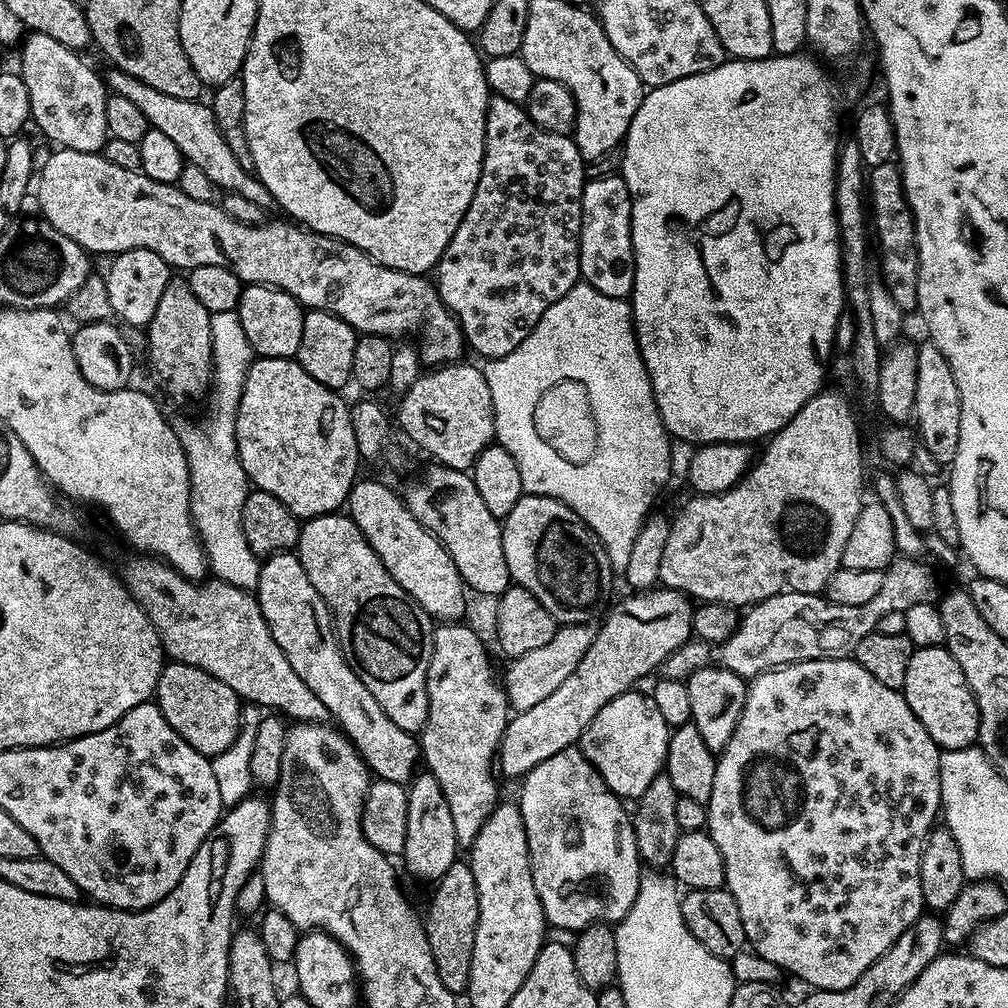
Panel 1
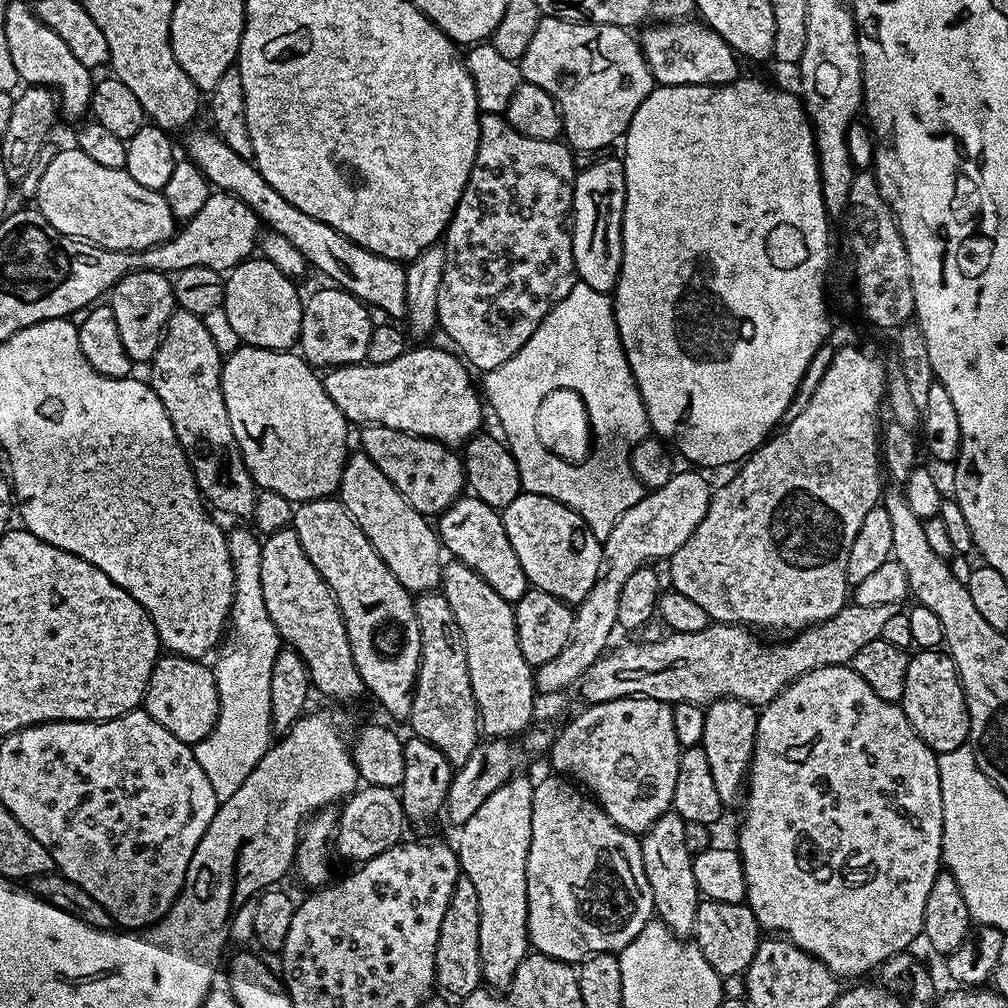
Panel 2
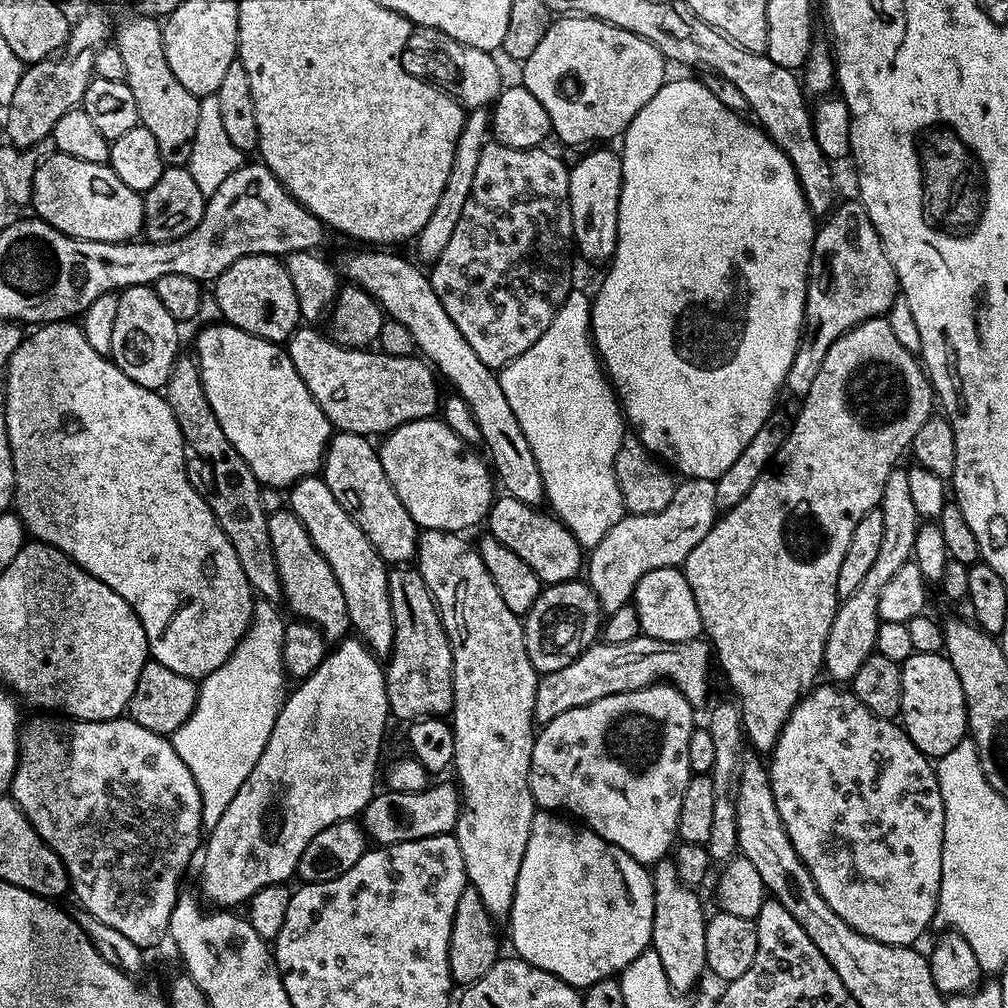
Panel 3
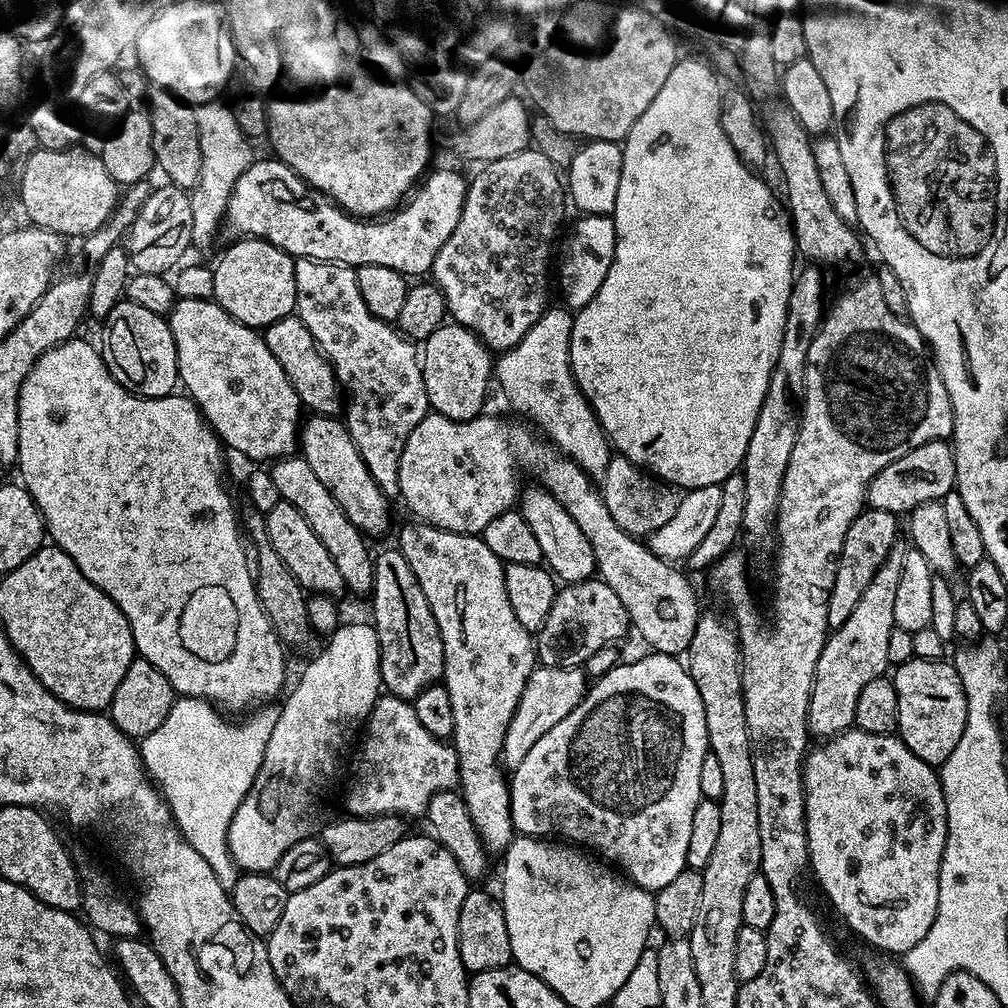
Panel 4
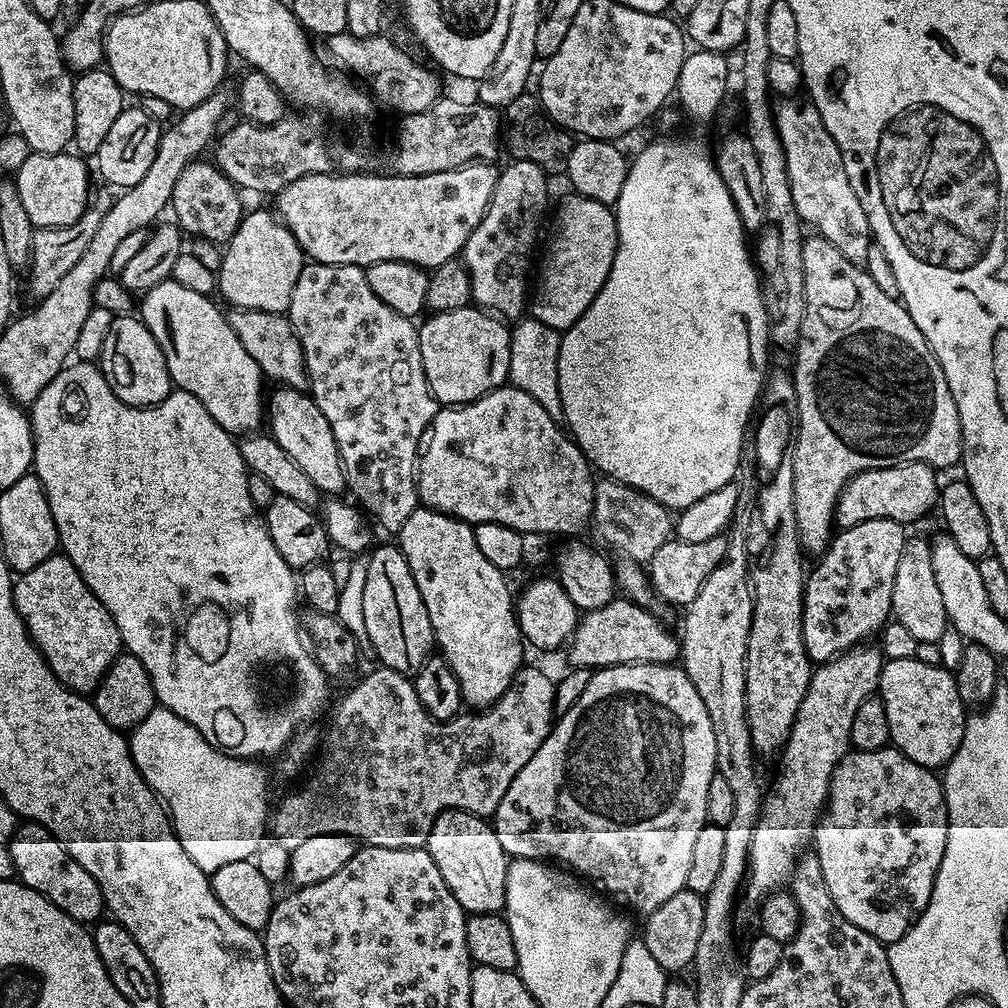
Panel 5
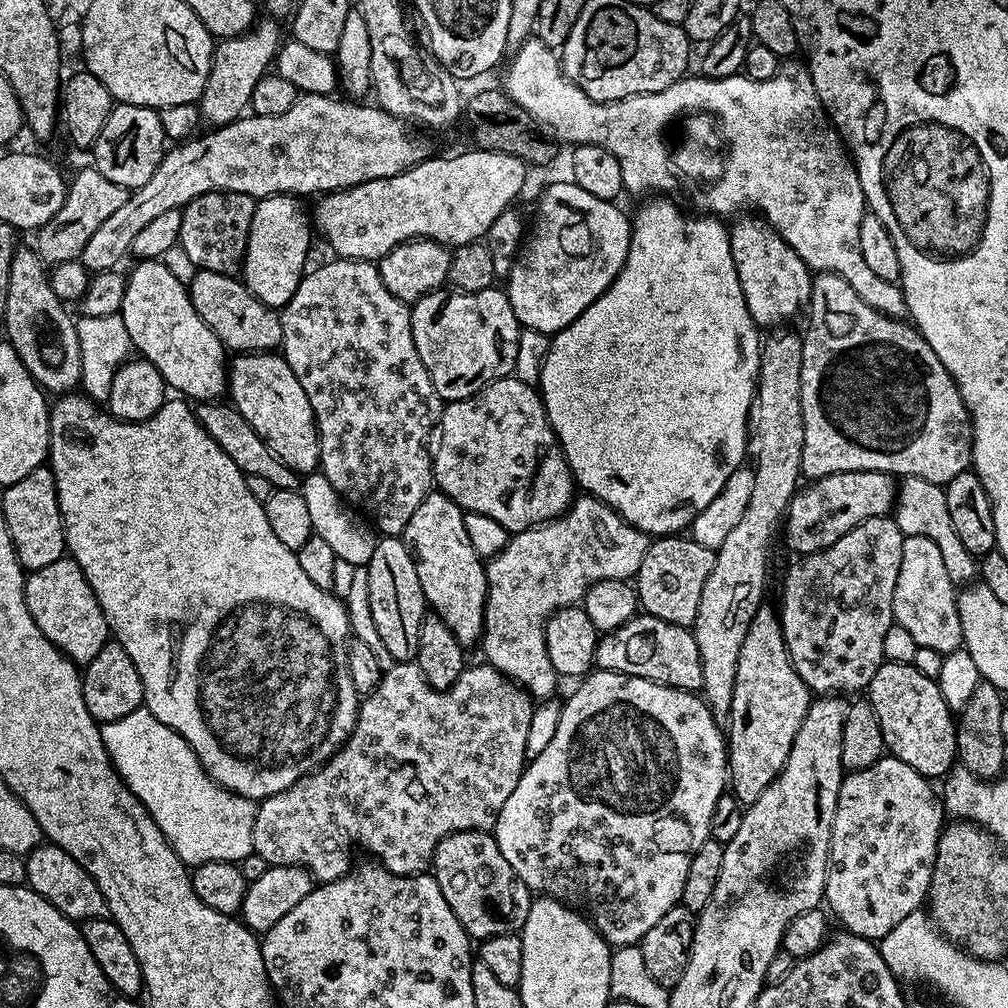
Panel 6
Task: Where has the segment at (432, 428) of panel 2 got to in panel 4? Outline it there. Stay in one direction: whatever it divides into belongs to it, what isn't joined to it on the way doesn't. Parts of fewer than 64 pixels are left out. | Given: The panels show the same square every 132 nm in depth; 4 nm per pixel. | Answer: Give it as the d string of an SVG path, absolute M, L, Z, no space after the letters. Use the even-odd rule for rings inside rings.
M293 314L282 318L278 322L274 322L269 328L263 329L262 335L264 337L264 344L270 350L270 354L274 354L274 358L278 358L278 366L282 366L286 378L290 378L290 386L294 386L301 405L309 413L317 416L336 416L342 408L342 389L336 383L336 375L332 369L332 363L316 347L310 330L306 330L306 326L300 321L299 316Z

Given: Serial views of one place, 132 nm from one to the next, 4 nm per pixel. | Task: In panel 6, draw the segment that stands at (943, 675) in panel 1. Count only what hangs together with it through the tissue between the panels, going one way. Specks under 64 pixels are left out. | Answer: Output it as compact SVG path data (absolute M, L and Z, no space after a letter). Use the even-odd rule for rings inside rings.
M883 663L868 683L866 698L878 714L884 747L906 766L929 778L947 777L957 763L956 720L942 698L936 680L926 678L912 664Z

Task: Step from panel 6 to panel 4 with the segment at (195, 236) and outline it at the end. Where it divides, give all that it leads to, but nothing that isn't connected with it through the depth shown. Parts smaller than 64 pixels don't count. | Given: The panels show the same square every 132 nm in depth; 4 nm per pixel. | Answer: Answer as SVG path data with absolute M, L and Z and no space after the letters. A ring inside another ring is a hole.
M153 87L146 97L146 111L152 123L155 167L164 171L164 180L176 188L192 190L202 178L201 143L198 142L196 108L172 92Z

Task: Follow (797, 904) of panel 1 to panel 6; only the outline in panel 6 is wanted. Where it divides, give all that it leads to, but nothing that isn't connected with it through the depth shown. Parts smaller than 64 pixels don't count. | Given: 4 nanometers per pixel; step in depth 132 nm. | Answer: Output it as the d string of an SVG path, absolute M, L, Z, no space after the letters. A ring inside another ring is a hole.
M888 754L884 759L874 762L874 766L866 766L857 772L848 772L838 790L838 806L834 810L834 826L832 827L832 841L830 842L830 854L828 855L828 873L826 874L826 886L824 887L824 900L832 907L831 915L841 920L843 927L847 931L853 932L856 936L861 936L873 942L883 940L902 918L906 918L911 912L917 911L928 899L928 887L932 881L932 871L934 870L934 858L938 850L938 838L944 830L946 823L946 813L942 807L941 797L931 788L929 777L918 774L906 762L902 762L897 756Z

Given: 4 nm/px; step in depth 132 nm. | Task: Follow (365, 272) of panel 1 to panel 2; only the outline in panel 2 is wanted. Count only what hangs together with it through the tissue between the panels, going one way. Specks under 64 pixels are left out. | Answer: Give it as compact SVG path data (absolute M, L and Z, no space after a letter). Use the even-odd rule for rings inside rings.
M75 146L58 153L45 166L36 184L34 204L54 230L115 252L157 248L178 231L176 215L170 210L163 191L134 182L125 169L93 162Z

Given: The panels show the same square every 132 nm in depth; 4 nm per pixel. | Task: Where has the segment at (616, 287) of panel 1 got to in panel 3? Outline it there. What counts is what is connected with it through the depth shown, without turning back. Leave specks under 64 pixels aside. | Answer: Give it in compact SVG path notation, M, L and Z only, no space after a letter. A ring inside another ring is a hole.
M600 146L583 153L578 166L568 173L570 182L570 210L572 211L572 238L575 247L588 260L611 261L616 253L616 231L618 230L618 206L624 175L622 159L611 152L611 147Z

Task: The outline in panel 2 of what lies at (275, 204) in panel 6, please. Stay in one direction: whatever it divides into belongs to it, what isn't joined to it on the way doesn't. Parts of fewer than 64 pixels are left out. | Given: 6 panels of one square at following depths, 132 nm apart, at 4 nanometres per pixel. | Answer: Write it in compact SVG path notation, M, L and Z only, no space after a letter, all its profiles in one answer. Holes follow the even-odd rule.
M263 258L243 260L227 273L222 307L230 326L234 326L234 334L245 345L283 352L299 341L304 305L292 284L293 277L282 274L278 266Z

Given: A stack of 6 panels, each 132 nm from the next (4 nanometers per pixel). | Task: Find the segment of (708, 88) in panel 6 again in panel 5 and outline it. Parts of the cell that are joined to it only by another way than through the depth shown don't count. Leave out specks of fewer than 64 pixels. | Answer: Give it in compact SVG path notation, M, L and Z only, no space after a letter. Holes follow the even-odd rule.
M788 98L775 109L776 128L782 138L782 146L786 154L786 170L790 174L790 190L794 194L794 206L798 210L801 221L809 229L812 227L815 235L826 238L850 258L850 262L863 265L867 251L874 243L870 222L866 218L866 210L862 210L862 202L858 202L858 194L854 194L854 186L850 186L850 178L846 178L846 166L842 162L842 154L838 142L830 138L830 130L822 122L818 110L811 102L799 104L796 98Z

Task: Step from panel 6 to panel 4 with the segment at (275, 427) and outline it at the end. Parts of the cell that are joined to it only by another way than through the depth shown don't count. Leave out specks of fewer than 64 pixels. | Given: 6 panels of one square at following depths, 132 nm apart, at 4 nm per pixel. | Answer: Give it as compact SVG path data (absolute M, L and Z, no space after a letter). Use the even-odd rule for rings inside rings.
M309 415L300 429L298 448L304 460L310 462L310 470L314 470L318 482L322 482L322 486L334 494L334 502L342 506L346 518L354 522L359 532L373 538L387 530L389 497L385 496L378 482L374 482L370 470L366 470L366 462L362 462L362 454L358 454L358 446L354 446L354 438L350 438L343 419Z

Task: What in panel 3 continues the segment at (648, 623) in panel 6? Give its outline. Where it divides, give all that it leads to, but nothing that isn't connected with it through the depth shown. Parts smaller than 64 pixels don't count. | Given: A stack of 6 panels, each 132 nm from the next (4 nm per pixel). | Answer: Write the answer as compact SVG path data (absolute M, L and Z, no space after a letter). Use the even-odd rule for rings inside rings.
M577 578L541 587L534 606L523 617L526 654L538 674L562 670L597 643L602 632L602 613L594 590Z

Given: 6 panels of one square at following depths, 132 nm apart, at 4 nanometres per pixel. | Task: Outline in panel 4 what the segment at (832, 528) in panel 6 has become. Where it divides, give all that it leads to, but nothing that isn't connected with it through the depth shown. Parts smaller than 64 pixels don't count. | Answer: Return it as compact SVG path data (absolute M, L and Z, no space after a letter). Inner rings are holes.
M931 440L910 454L902 454L898 462L890 462L868 484L867 503L873 508L890 510L897 514L909 514L923 503L943 501L944 495L956 486L956 463L952 445L948 440Z

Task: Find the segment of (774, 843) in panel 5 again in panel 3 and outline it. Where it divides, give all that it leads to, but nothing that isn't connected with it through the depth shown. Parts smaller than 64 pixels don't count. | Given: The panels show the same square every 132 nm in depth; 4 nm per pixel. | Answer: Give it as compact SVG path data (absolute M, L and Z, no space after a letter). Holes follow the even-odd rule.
M897 466L890 470L886 478L886 486L882 486L882 498L880 509L886 530L882 537L882 547L866 578L858 585L854 594L843 597L839 601L836 617L830 626L830 634L826 638L826 650L824 651L825 673L829 672L831 679L836 682L850 682L854 674L862 667L862 662L870 658L876 651L876 639L878 638L878 626L880 615L878 614L878 598L882 594L882 586L894 578L894 573L913 559L915 550L915 539L922 523L921 516L914 508L913 496L910 494L908 469L904 466ZM844 680L844 681L840 681Z

